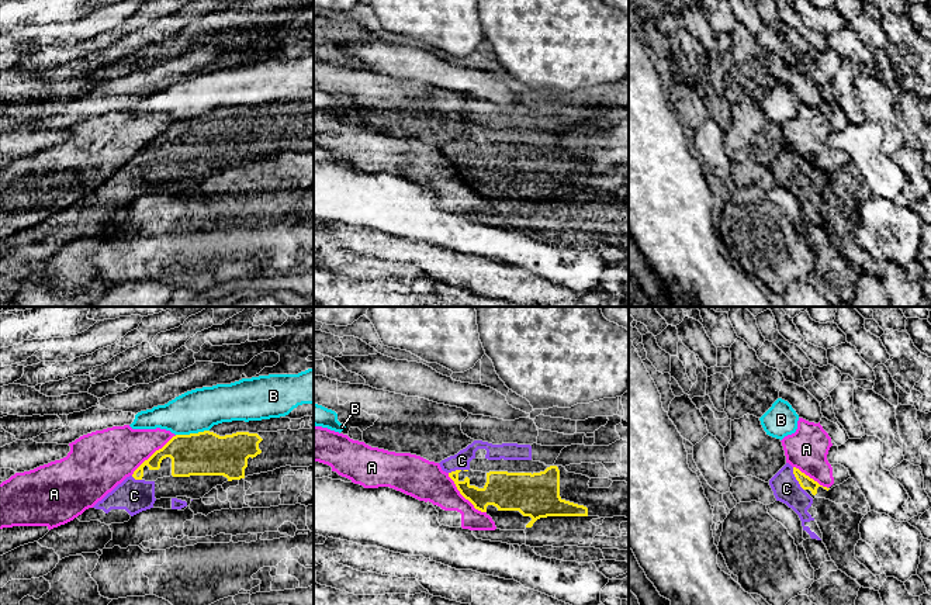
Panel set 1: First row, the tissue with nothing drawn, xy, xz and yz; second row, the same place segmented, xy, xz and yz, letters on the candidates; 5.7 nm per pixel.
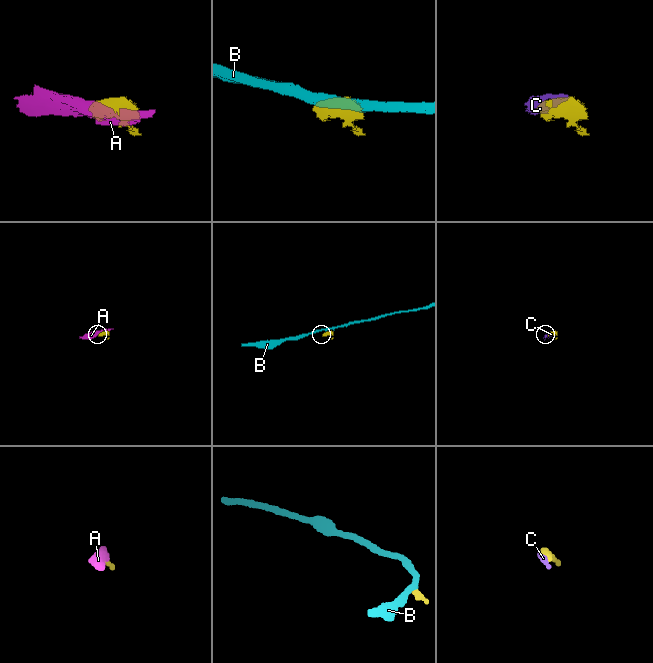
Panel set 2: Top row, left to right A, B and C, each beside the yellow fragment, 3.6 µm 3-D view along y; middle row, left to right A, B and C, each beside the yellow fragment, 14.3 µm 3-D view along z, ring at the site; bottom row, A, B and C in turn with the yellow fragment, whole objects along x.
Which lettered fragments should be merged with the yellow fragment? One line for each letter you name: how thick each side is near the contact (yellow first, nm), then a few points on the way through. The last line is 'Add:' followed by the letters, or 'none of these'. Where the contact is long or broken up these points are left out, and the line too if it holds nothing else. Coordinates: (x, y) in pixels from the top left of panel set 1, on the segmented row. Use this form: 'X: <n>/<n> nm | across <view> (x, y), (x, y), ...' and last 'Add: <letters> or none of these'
C: 80/160 nm
Add: C

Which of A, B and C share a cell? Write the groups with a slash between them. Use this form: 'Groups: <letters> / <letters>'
Groups: A / B / C

